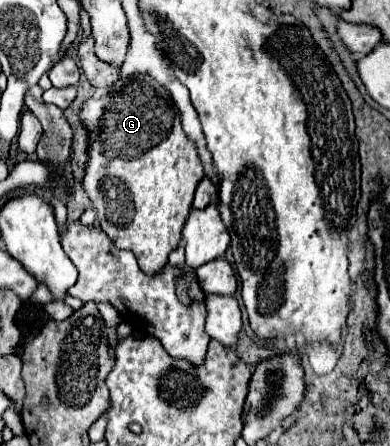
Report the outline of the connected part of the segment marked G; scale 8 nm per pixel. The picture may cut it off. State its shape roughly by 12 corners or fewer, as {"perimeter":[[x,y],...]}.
{"perimeter":[[120,79],[78,113],[100,227],[156,273],[204,177],[168,97]]}

